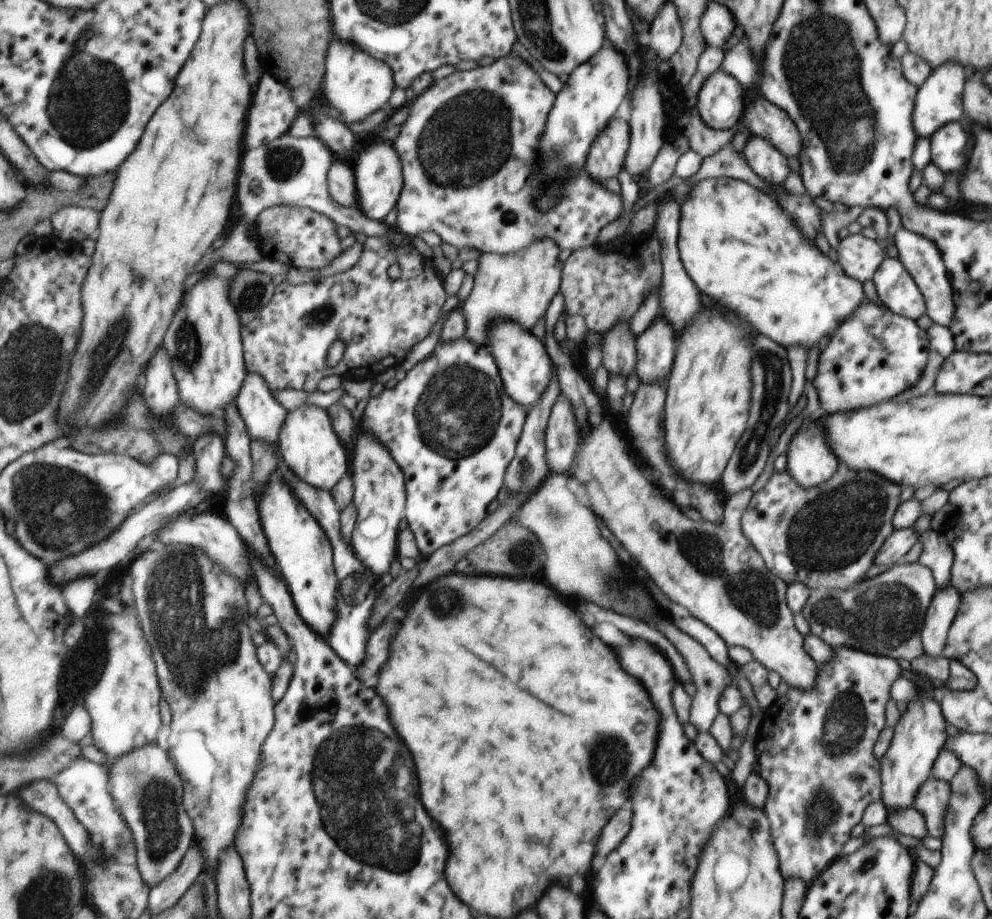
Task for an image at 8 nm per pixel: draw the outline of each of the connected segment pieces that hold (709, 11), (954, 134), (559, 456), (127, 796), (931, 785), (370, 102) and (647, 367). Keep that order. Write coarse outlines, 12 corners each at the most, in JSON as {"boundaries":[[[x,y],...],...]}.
{"boundaries":[[[707,2],[699,30],[707,46],[723,51],[737,28],[723,4]],[[959,121],[930,137],[930,160],[944,176],[964,172],[967,133]],[[568,399],[552,404],[544,430],[548,470],[571,474],[577,426]],[[157,742],[108,766],[153,888],[196,834],[184,778]],[[927,778],[912,806],[926,835],[941,838],[948,781]],[[332,38],[322,101],[345,124],[393,92],[390,65]],[[665,320],[635,336],[641,382],[667,378],[675,336]]]}

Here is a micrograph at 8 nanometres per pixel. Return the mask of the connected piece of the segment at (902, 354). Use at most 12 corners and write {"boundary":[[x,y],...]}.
{"boundary":[[865,300],[833,331],[819,416],[891,400],[920,379],[927,332]]}

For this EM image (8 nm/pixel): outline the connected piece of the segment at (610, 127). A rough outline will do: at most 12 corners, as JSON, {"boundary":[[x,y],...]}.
{"boundary":[[609,120],[584,168],[600,183],[617,175],[627,152],[627,122]]}

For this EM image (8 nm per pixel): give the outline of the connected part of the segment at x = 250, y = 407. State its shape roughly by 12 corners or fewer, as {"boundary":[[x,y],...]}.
{"boundary":[[249,372],[237,406],[251,436],[280,452],[289,411],[261,374]]}

